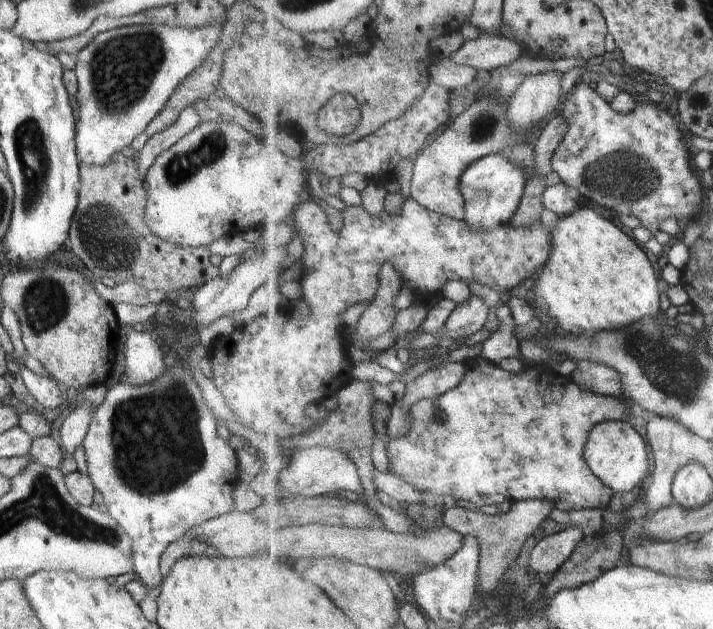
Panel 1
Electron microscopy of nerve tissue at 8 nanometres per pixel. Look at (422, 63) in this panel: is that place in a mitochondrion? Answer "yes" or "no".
no

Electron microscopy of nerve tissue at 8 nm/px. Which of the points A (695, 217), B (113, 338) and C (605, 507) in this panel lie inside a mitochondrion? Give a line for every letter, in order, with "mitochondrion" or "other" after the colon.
A: other
B: other
C: other

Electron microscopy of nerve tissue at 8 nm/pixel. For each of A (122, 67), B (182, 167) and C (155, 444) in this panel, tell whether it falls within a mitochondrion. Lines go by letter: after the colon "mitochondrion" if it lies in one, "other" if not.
A: mitochondrion
B: mitochondrion
C: mitochondrion

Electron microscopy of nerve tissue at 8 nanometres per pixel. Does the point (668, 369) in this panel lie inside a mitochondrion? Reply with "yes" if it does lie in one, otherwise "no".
yes

